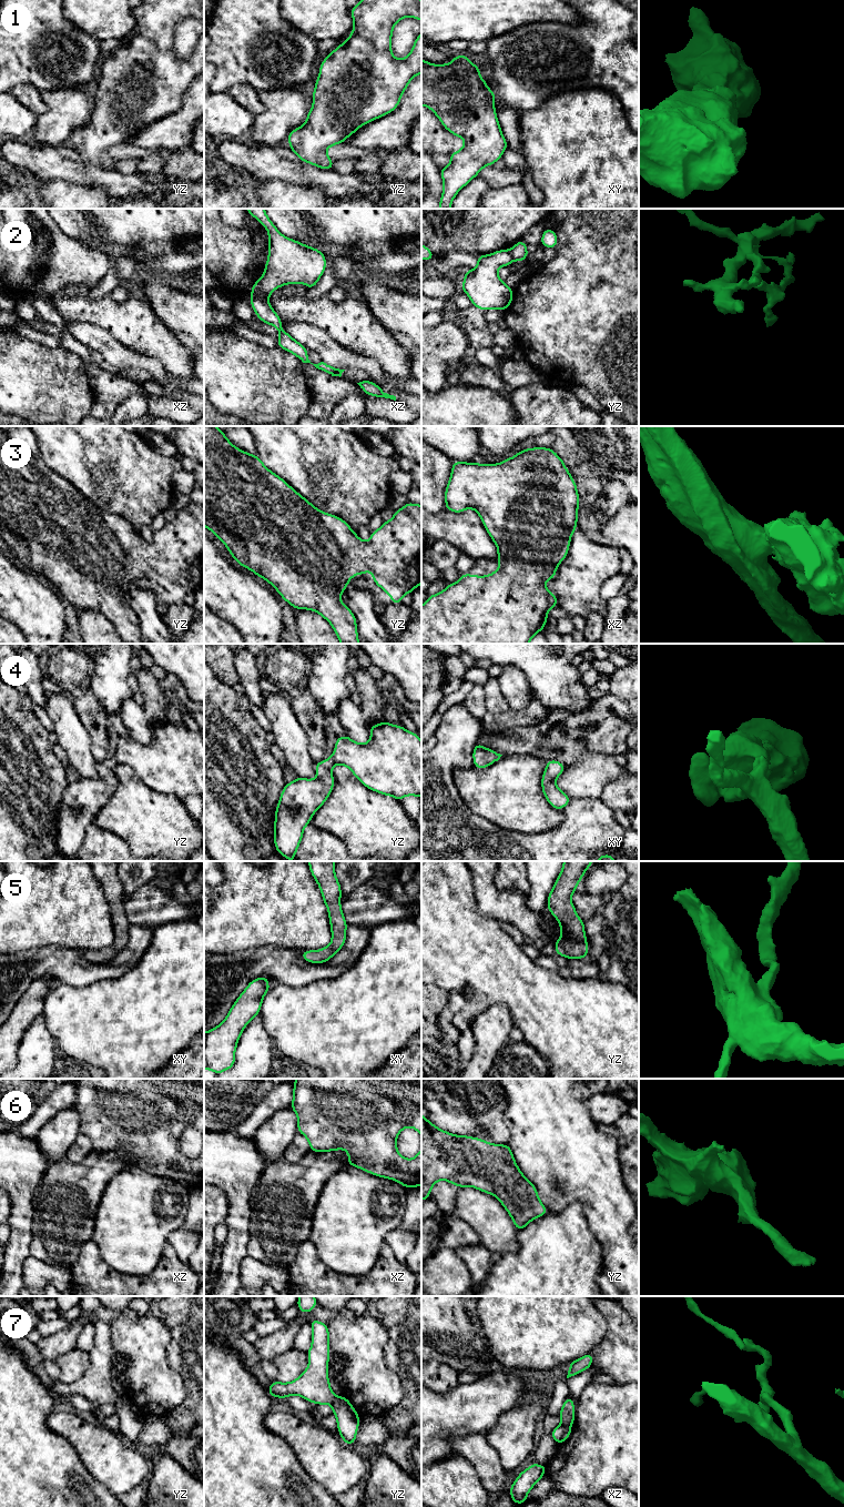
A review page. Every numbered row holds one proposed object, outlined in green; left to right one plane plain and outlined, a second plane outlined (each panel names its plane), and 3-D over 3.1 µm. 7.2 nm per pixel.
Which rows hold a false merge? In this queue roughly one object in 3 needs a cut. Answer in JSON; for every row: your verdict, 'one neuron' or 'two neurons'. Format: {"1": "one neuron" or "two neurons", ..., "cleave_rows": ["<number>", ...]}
{"1": "one neuron", "2": "two neurons", "3": "one neuron", "4": "one neuron", "5": "two neurons", "6": "one neuron", "7": "two neurons", "cleave_rows": ["2", "5", "7"]}

